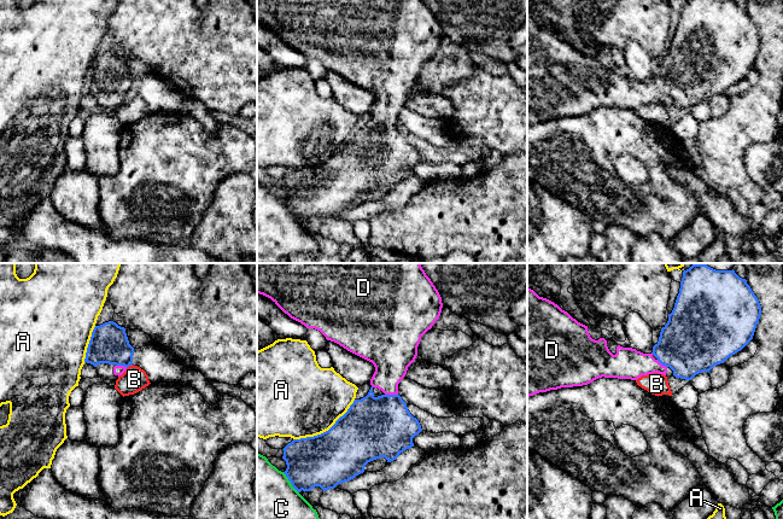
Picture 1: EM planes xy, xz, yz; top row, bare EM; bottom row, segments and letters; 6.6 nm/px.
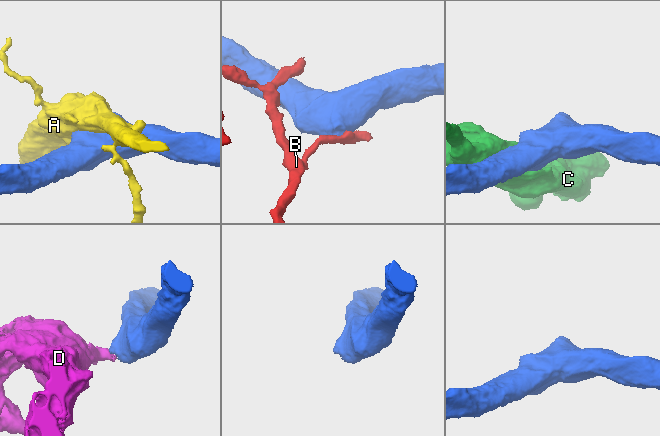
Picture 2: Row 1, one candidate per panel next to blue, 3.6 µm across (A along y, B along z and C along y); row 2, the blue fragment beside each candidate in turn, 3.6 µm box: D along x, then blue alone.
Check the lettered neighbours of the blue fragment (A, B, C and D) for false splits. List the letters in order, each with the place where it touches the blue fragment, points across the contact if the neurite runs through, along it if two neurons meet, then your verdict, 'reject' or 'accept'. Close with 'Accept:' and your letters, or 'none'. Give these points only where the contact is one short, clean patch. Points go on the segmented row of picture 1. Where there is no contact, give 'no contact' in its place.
A: xz (326, 431) | reject
B: xy (129, 365) | along xy (132, 363), (127, 368) | reject
C: xz (291, 483) | reject
D: xz (391, 395) | across xz (373, 427), (389, 412), (391, 395), (391, 357) | accept
Accept: D

